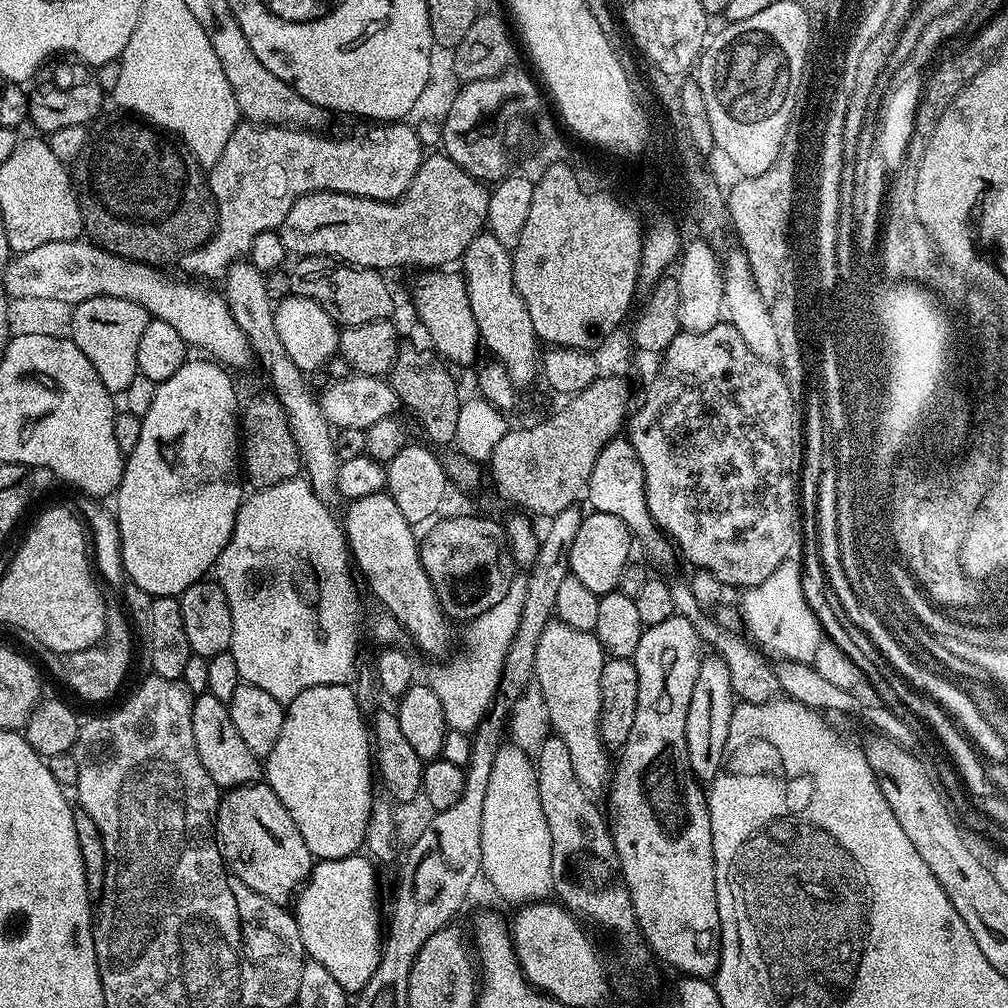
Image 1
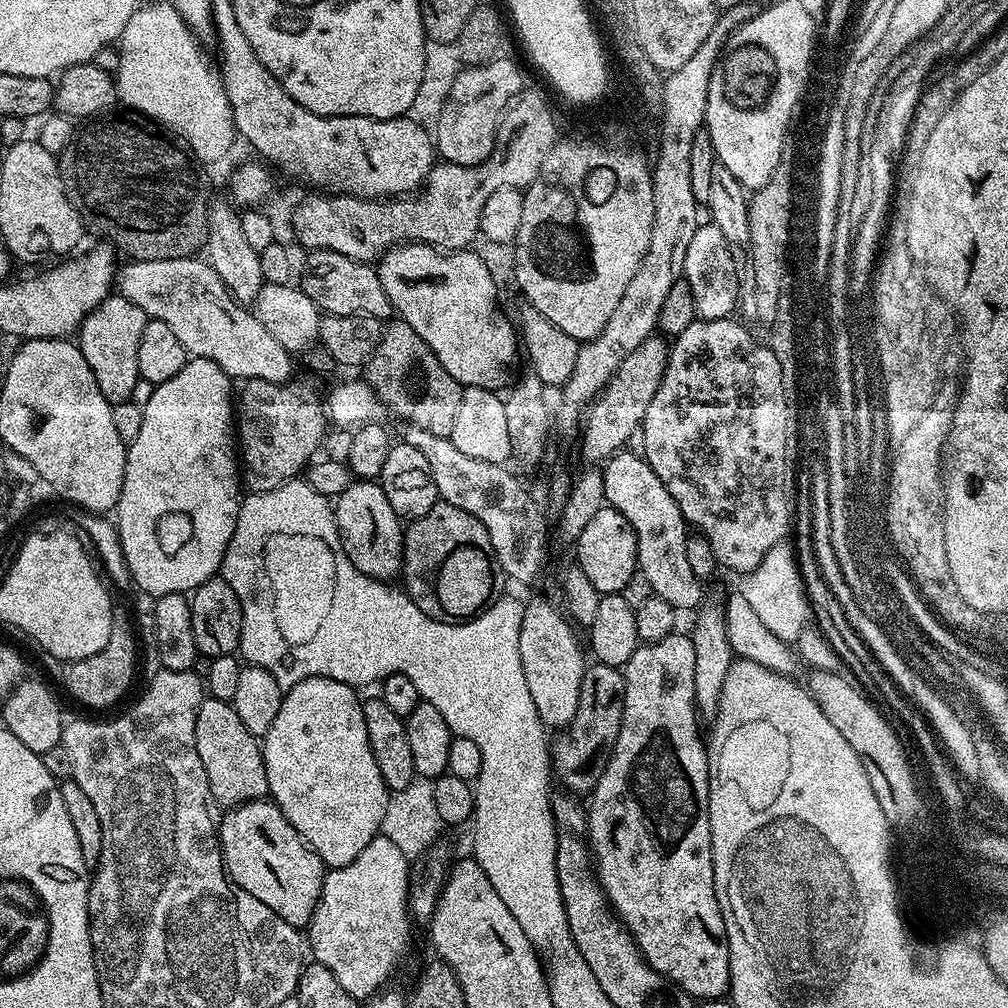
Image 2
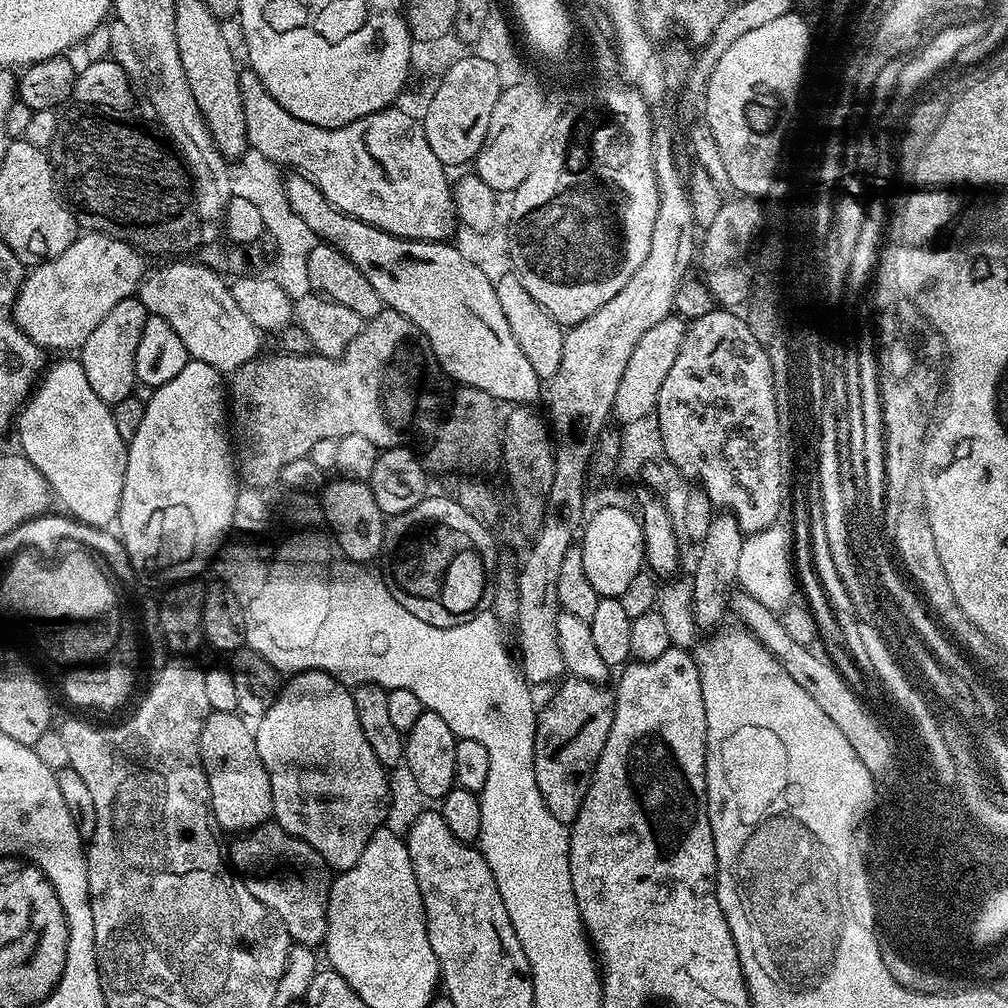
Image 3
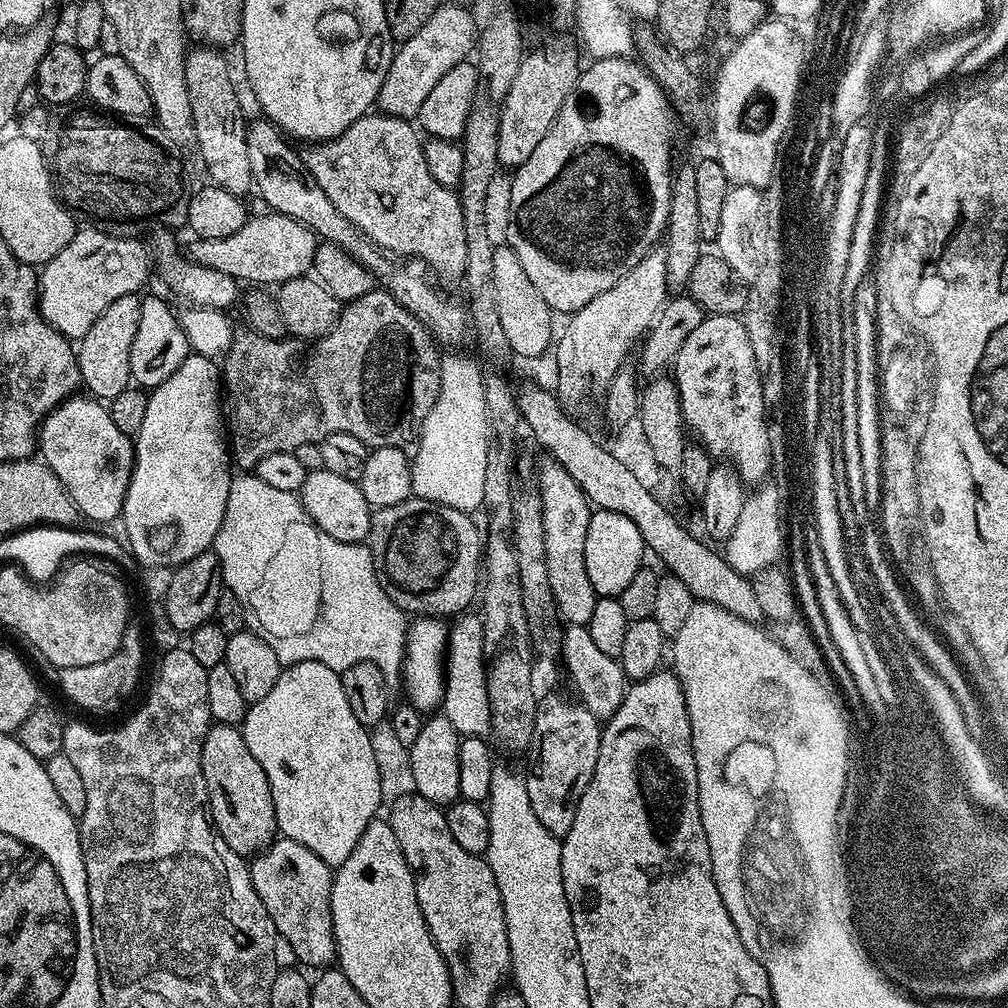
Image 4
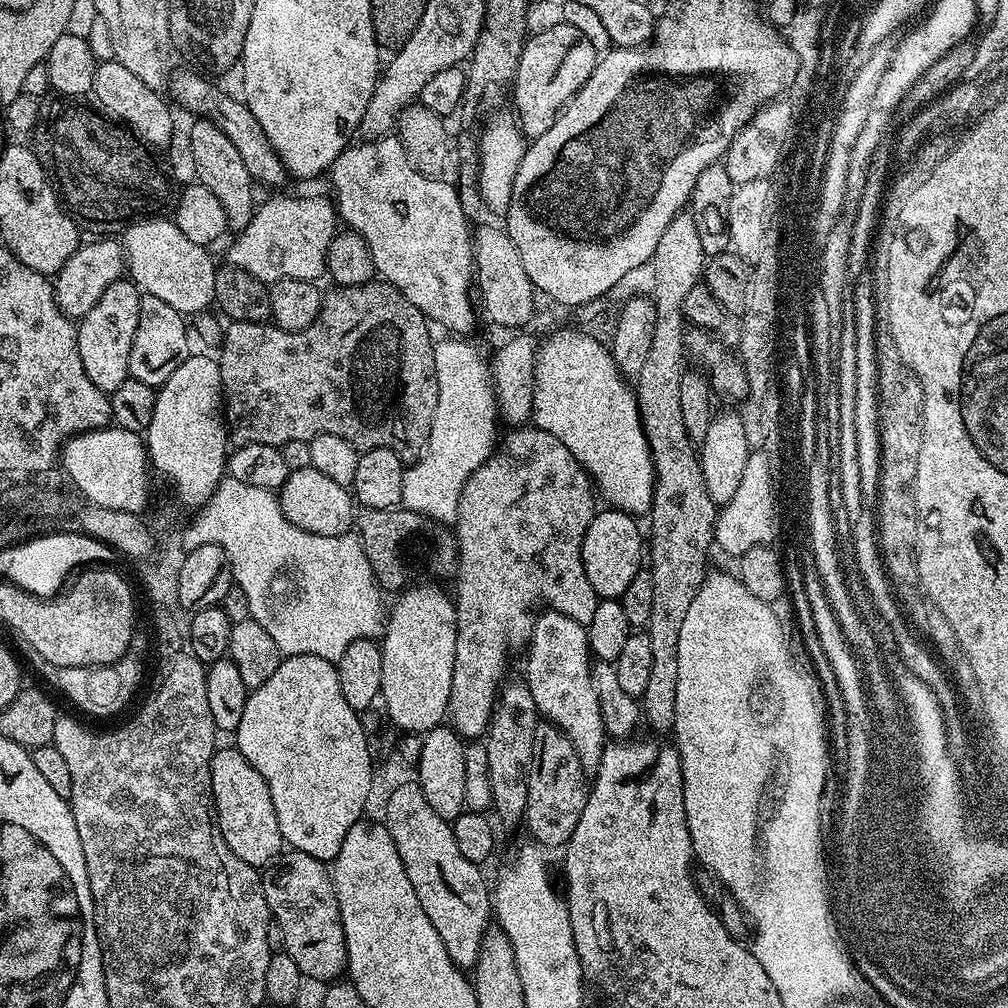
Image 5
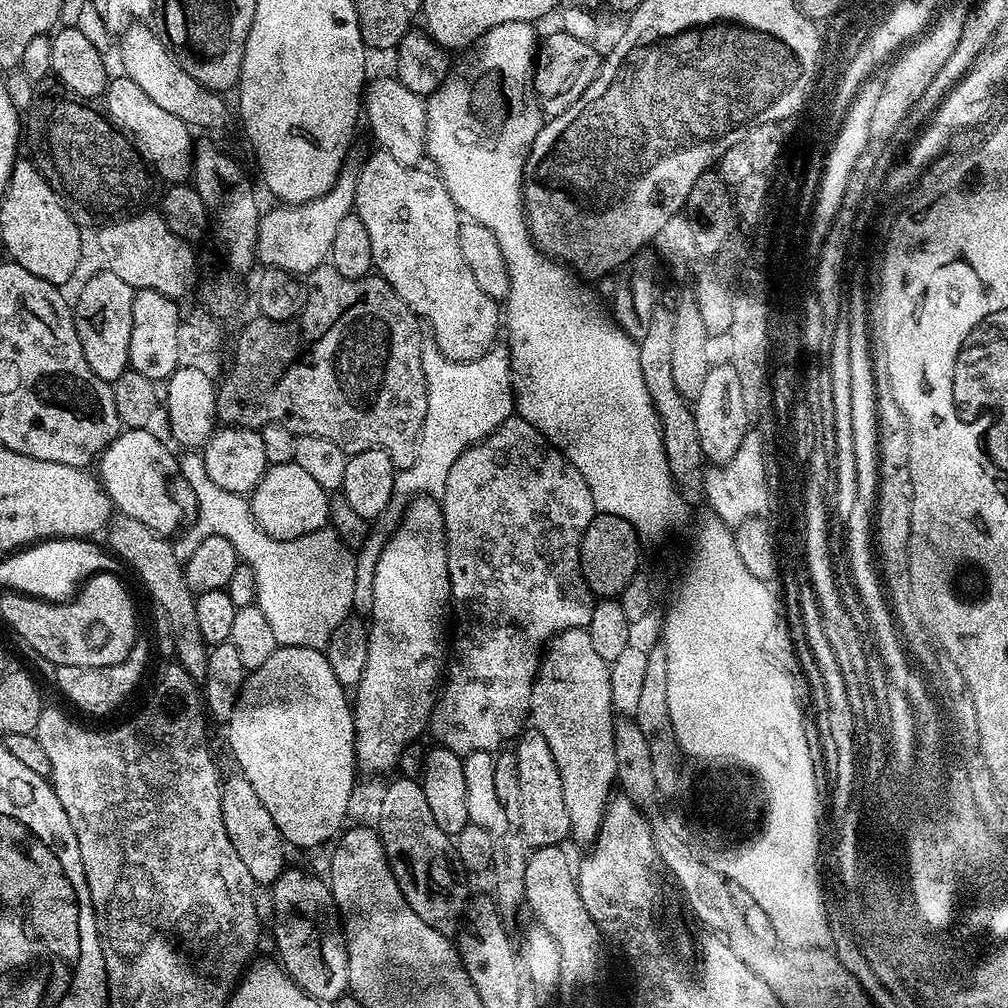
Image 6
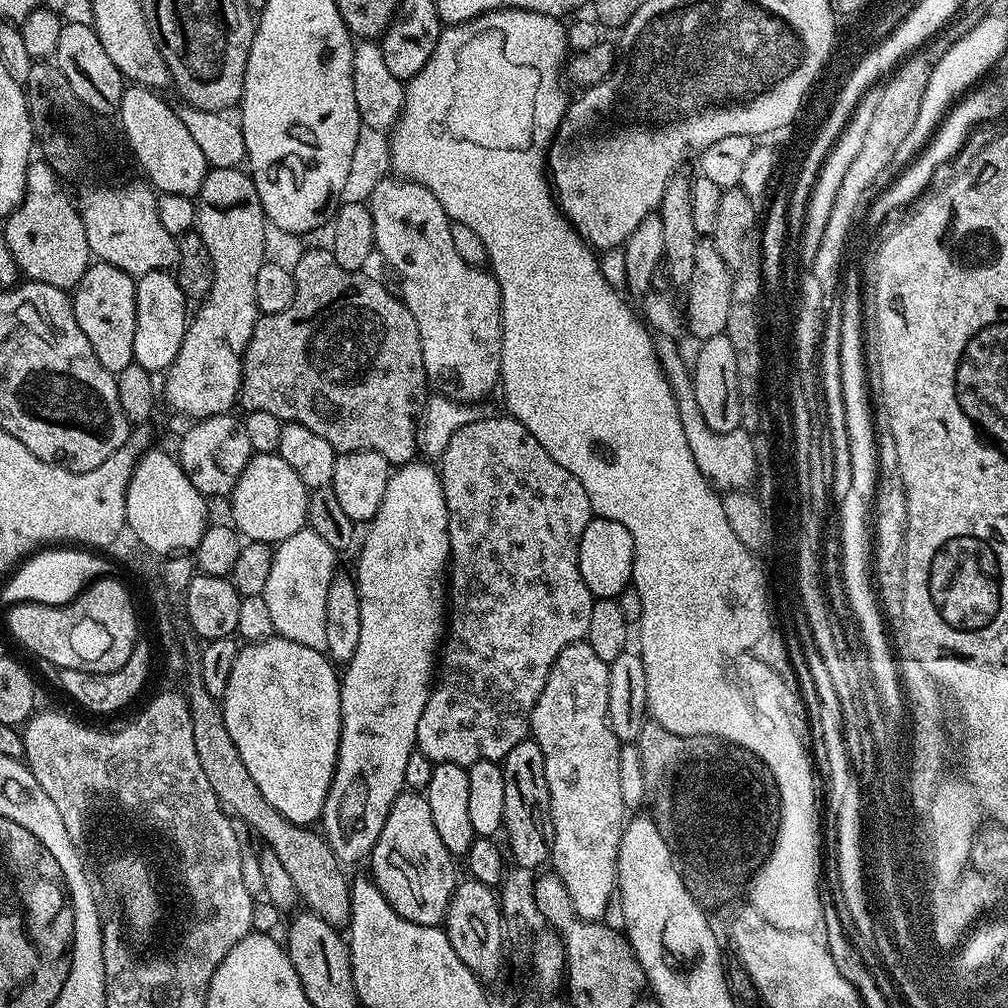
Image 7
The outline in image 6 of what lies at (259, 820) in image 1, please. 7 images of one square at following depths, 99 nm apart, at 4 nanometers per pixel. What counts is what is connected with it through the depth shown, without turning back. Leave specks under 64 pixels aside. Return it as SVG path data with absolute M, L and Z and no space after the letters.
M285 867L283 874L270 885L274 900L274 916L270 923L270 931L276 936L277 948L275 955L288 977L306 993L309 1000L321 1005L331 1005L348 992L350 966L348 965L348 941L344 938L344 925L332 898L331 887L324 884L316 876L303 872L300 868Z

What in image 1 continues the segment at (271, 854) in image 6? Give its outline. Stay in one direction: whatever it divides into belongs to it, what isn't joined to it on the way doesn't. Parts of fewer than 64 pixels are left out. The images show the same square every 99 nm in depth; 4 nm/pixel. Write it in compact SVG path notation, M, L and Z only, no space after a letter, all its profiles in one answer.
M207 694L197 695L192 701L192 721L198 758L202 758L202 766L206 766L206 774L214 778L217 788L241 788L244 784L254 784L261 779L261 757L256 756L254 750L246 746L246 738L238 734L238 726L234 726L225 701Z

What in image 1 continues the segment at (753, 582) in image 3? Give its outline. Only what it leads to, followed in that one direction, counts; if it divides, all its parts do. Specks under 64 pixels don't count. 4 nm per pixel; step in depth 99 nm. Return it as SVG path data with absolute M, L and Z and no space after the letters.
M799 559L784 560L782 566L778 566L778 570L770 574L770 578L766 578L766 582L743 593L744 604L742 603L742 624L746 632L748 628L747 635L769 657L780 656L776 658L793 664L811 662L814 650L818 648L818 642L822 638L818 618L814 618L806 602L806 594L802 594L801 567Z

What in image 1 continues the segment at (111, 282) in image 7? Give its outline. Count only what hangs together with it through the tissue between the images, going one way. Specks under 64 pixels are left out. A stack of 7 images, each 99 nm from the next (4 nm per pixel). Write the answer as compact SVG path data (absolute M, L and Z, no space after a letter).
M92 297L75 305L71 340L90 358L90 366L102 378L102 386L113 394L124 392L138 380L138 342L150 315L142 306L126 298Z

